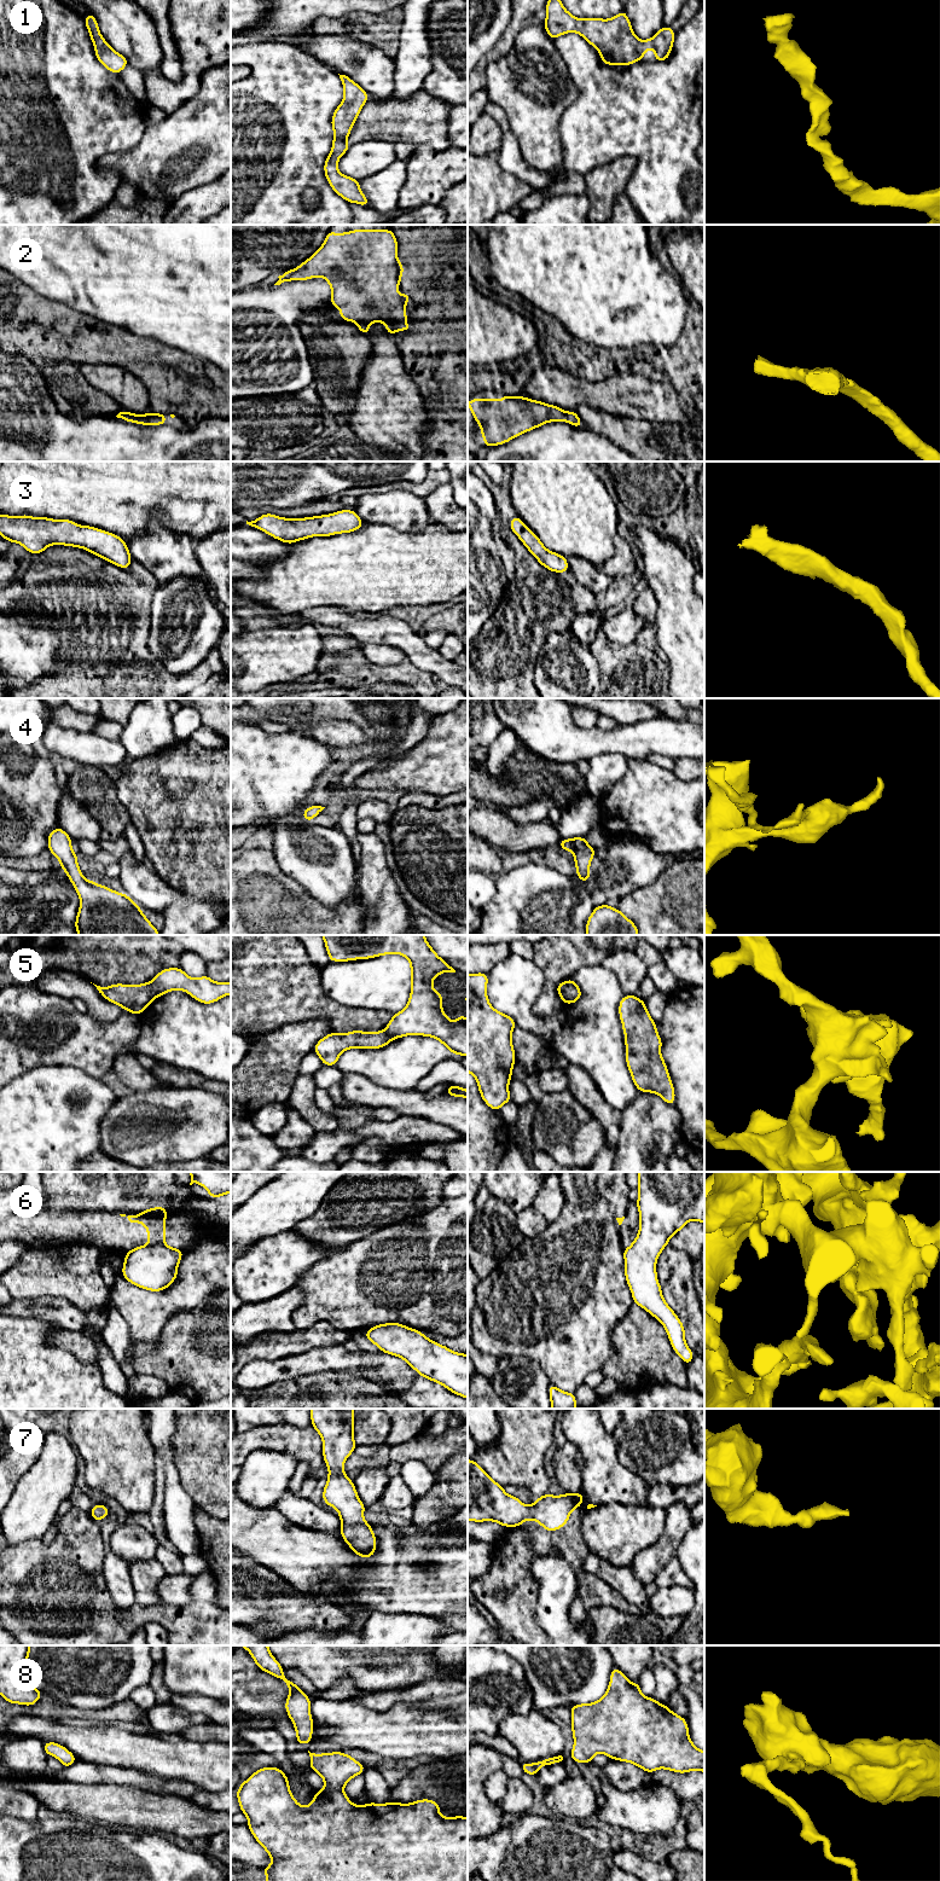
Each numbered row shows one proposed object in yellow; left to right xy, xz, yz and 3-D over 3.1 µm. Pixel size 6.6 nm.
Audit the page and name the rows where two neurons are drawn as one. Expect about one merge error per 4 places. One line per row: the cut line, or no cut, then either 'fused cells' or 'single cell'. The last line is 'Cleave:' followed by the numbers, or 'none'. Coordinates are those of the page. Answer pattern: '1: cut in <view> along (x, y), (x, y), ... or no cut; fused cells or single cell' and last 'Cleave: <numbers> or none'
1: no cut; single cell
2: no cut; single cell
3: no cut; single cell
4: no cut; single cell
5: cut in xy along (149, 982), (155, 997); fused cells
6: cut in xy along (164, 1243), (145, 1246); fused cells
7: no cut; single cell
8: no cut; single cell
Cleave: 5, 6

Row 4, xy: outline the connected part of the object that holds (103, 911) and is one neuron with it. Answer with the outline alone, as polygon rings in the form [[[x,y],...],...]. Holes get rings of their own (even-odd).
[[[62,828],[51,831],[47,840],[47,849],[59,860],[80,898],[75,919],[79,935],[159,935],[127,894],[82,876],[79,855],[71,847],[72,838]]]

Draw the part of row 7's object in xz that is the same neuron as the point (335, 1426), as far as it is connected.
[[[311,1409],[312,1427],[323,1440],[323,1458],[329,1469],[327,1481],[323,1490],[323,1500],[335,1508],[341,1519],[341,1535],[350,1550],[367,1558],[375,1555],[377,1539],[370,1523],[364,1519],[366,1506],[360,1500],[354,1481],[349,1480],[343,1470],[347,1458],[354,1452],[354,1409]]]

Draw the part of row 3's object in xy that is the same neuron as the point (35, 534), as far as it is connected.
[[[0,513],[0,536],[21,544],[33,555],[51,545],[64,545],[83,548],[122,569],[129,569],[133,559],[122,538],[95,527],[79,526],[71,519]]]

